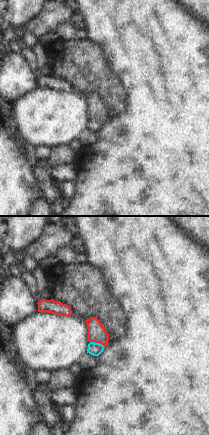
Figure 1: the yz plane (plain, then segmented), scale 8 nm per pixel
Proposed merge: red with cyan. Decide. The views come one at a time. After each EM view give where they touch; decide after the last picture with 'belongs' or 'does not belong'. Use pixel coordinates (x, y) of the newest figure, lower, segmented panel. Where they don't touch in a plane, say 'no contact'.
meets red at (97, 342)

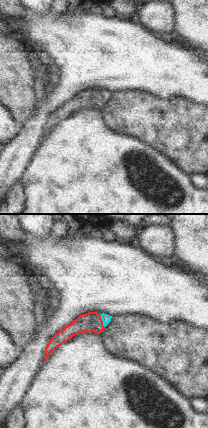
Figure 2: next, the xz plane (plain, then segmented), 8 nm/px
meets red at (102, 321)

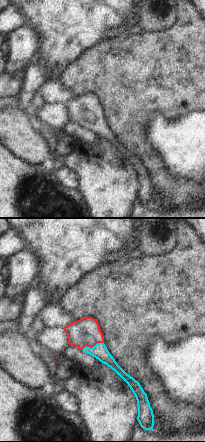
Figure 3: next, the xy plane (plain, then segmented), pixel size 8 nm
meets red at (92, 346)

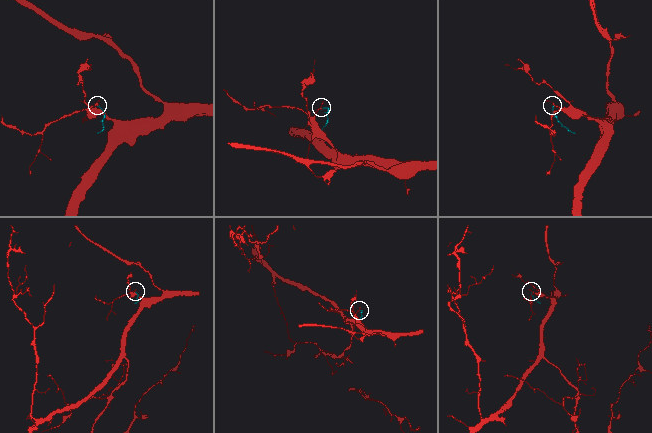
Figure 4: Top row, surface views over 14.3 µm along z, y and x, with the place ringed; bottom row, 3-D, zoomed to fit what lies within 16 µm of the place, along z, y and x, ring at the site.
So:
belongs

